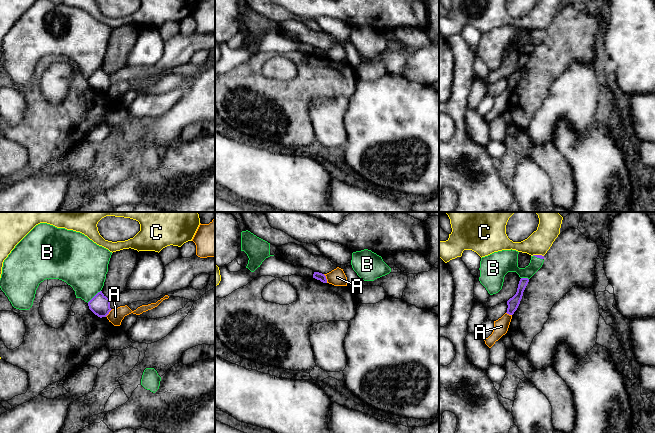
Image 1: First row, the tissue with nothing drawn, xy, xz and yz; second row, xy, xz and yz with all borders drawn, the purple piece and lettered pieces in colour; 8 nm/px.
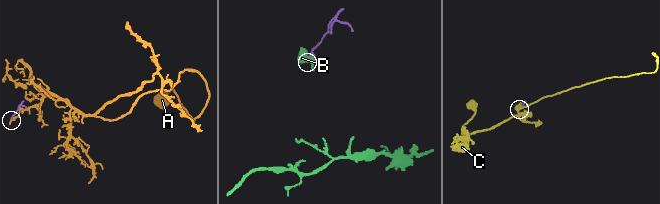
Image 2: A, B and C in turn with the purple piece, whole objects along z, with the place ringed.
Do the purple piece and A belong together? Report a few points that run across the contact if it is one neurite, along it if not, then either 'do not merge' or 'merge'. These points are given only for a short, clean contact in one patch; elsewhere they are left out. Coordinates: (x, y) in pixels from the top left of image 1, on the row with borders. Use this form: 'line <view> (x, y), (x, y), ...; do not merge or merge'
line xz (323, 274), (327, 282); do not merge

